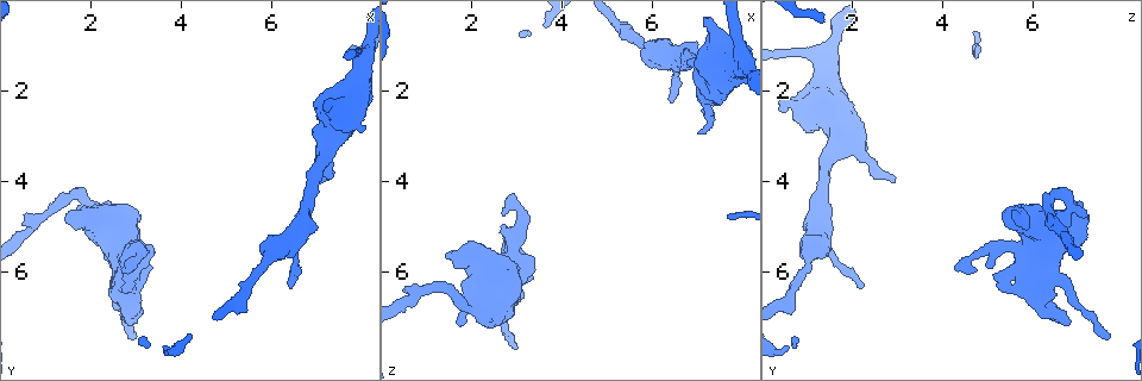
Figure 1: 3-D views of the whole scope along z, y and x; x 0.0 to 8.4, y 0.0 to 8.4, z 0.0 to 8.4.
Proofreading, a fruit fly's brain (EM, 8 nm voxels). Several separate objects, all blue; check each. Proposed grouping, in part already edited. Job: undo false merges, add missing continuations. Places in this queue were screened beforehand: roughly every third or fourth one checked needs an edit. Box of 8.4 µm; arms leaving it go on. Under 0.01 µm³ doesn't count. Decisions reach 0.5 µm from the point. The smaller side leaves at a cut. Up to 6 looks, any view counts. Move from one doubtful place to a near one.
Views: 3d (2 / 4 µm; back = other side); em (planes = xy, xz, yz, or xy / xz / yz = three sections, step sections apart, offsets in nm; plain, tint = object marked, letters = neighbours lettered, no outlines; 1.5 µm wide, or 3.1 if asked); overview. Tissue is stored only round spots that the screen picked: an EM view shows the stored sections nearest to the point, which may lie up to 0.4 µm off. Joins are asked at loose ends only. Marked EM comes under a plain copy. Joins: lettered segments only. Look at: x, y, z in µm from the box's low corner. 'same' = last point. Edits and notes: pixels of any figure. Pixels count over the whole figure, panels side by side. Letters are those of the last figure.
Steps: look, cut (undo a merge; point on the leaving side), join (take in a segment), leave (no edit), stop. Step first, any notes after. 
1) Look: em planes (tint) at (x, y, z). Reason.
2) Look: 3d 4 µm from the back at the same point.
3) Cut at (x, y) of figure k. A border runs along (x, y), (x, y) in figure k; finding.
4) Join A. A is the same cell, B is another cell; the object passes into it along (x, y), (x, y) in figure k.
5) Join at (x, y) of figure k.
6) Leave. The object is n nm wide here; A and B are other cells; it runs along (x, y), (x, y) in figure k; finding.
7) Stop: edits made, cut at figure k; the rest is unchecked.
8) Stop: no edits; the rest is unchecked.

Look: em planes (letters) at (2.75, 5.30, 7.05). Thick end.

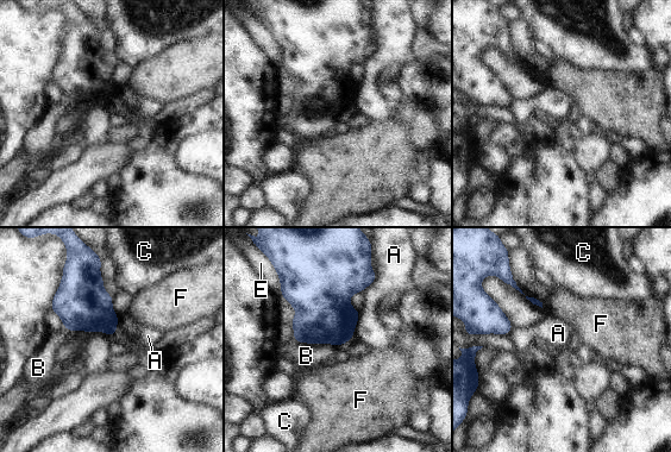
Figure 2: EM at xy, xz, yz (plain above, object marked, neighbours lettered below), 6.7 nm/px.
Leave. A, B, C, E and F are other cells; a border runs along (294, 339), (301, 343), (338, 346) in figure 2; none of them fits.

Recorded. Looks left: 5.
Look: em planes (letters) at (1.50, 4.95, 5.65). An open end.

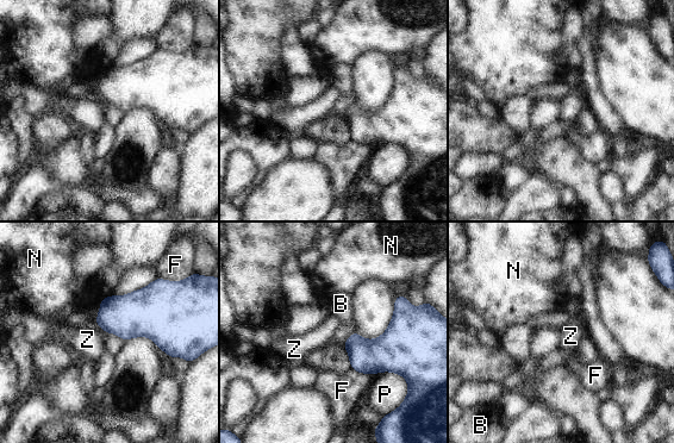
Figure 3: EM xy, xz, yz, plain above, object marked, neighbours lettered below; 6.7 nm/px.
Leave. B, F, N, P and Z are other cells; a border runs along (94, 323), (106, 332) in figure 3; none of them fits.

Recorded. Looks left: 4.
Look: 3d 2 µm at (3.00, 7.45, 7.75). Free end.

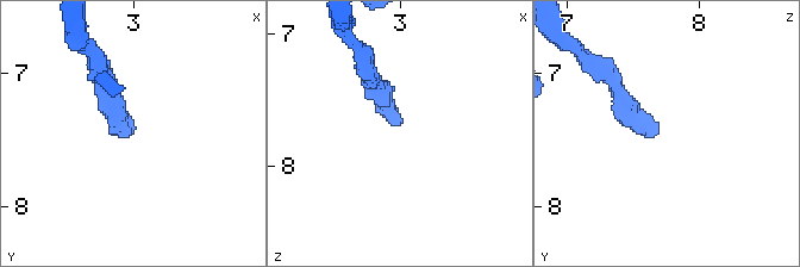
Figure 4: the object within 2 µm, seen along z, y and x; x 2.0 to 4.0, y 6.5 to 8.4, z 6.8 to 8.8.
Look: em xz step 4 (letters) at (3.02, 7.44, 7.72). Now the EM.

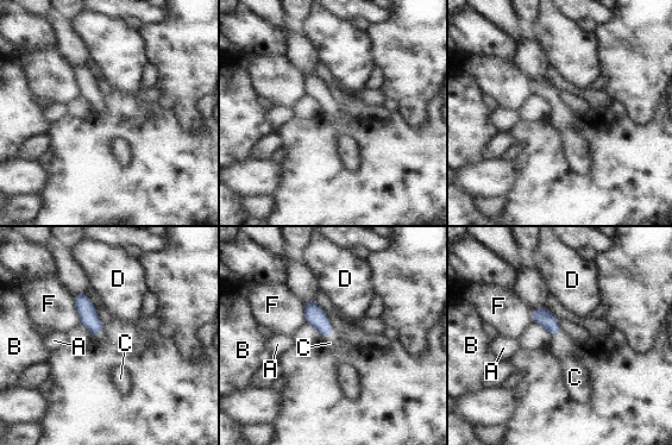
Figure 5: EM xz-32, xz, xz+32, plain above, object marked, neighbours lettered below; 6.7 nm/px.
Join C. The object is 110 nm wide here; the longest contact is with F, 190 nm; C is the same cell, A, B, D and F are other cells; the cell continues.

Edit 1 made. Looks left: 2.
Stop: edits made, join at figure 5; the rest is unchecked.

